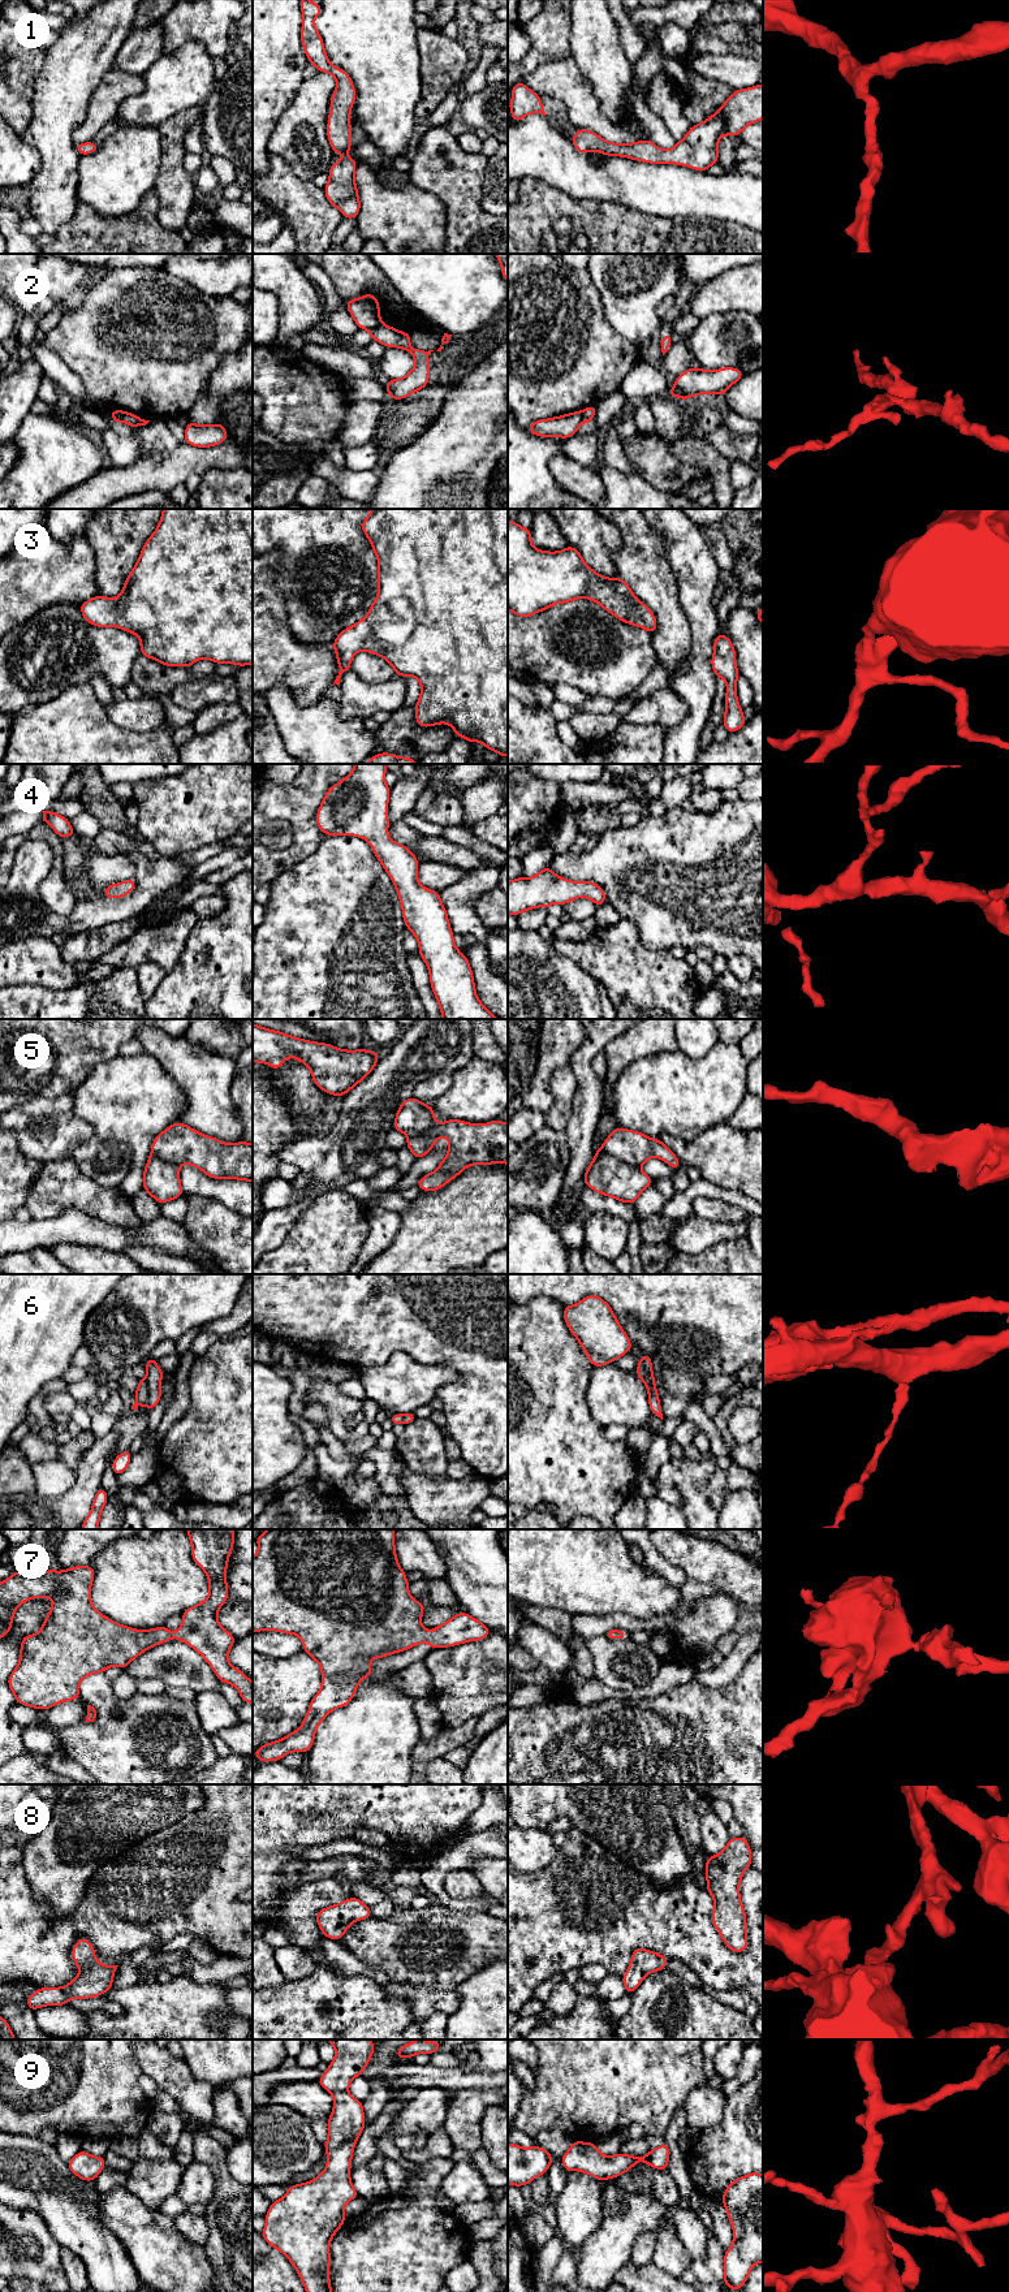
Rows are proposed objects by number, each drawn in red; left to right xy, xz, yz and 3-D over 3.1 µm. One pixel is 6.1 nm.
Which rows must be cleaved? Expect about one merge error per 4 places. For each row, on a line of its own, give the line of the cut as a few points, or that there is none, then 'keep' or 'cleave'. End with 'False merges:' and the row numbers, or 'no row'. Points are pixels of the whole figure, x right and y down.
1: cut none; keep
2: cut xz (380, 323), (370, 331); cleave
3: cut none; keep
4: cut none; keep
5: cut none; keep
6: cut xy (146, 1378), (147, 1399), (143, 1403); cleave
7: cut none; keep
8: cut none; keep
9: cut none; keep
False merges: 2, 6

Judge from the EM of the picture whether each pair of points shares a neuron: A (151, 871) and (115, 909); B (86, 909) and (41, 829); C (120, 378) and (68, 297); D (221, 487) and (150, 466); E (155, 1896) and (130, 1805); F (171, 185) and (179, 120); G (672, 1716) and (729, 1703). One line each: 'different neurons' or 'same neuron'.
A: same neuron
B: different neurons
C: different neurons
D: different neurons
E: different neurons
F: same neuron
G: same neuron

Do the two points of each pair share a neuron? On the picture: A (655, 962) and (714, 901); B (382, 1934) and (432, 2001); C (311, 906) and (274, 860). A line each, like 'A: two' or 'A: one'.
A: two
B: two
C: two

